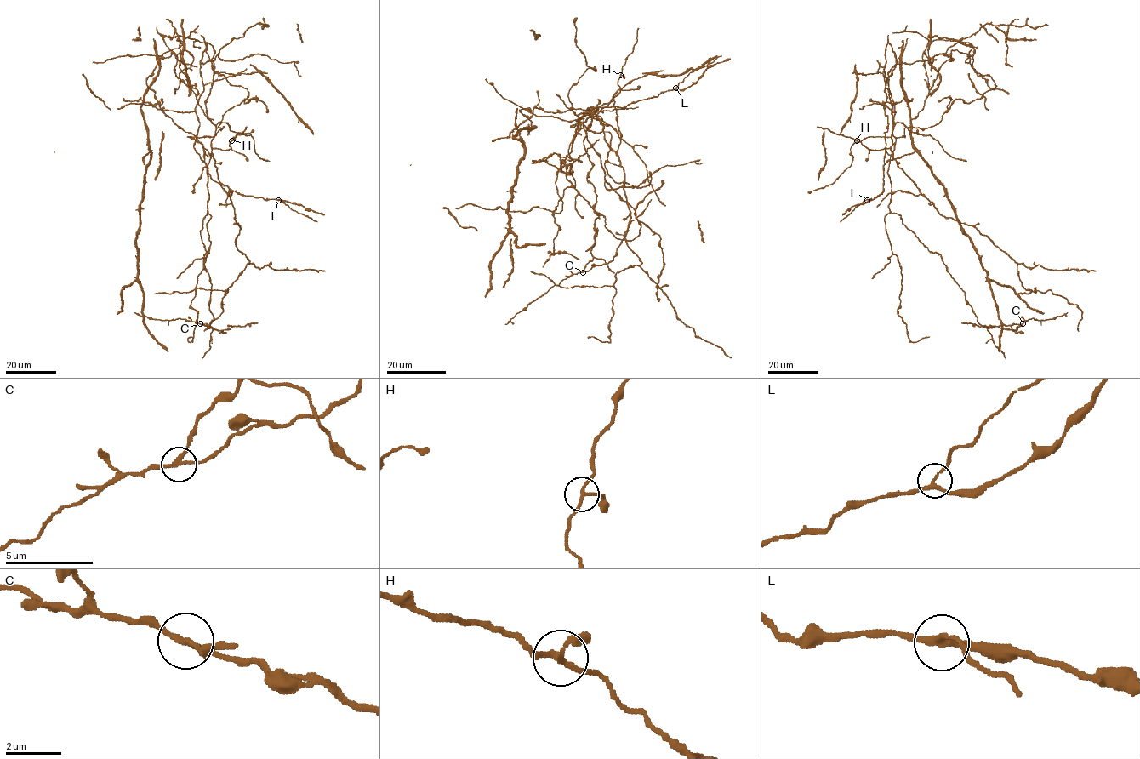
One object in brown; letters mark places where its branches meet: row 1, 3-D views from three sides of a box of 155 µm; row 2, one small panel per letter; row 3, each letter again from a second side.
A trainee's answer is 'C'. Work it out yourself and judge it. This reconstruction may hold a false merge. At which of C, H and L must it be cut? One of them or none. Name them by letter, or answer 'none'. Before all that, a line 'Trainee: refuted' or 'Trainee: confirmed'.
Trainee: confirmed
C

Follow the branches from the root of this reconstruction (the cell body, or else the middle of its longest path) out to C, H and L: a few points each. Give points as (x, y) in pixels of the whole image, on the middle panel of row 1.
C: (621, 182), (604, 166), (611, 134), (583, 115), (599, 218), (583, 272)
H: (621, 182), (604, 166), (611, 134), (578, 120), (596, 110), (589, 116), (601, 119), (620, 75)
L: (621, 182), (616, 182), (604, 166), (611, 134), (589, 131), (571, 107), (623, 108), (675, 88)

